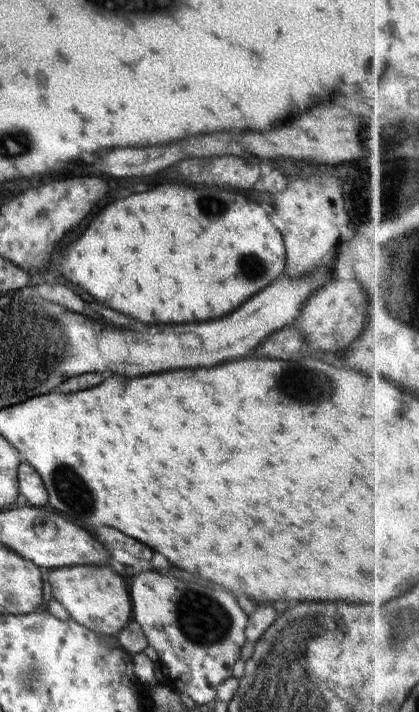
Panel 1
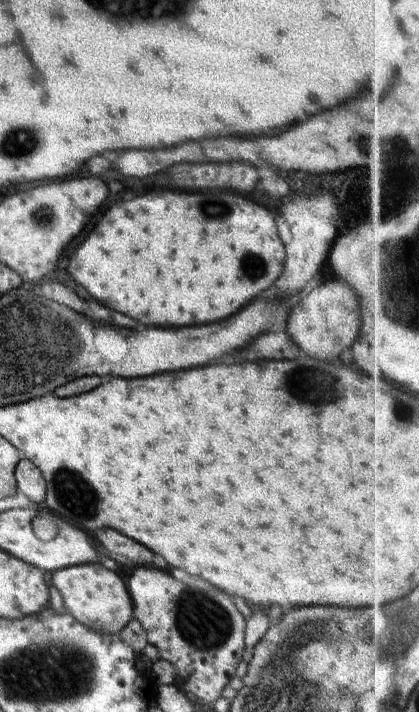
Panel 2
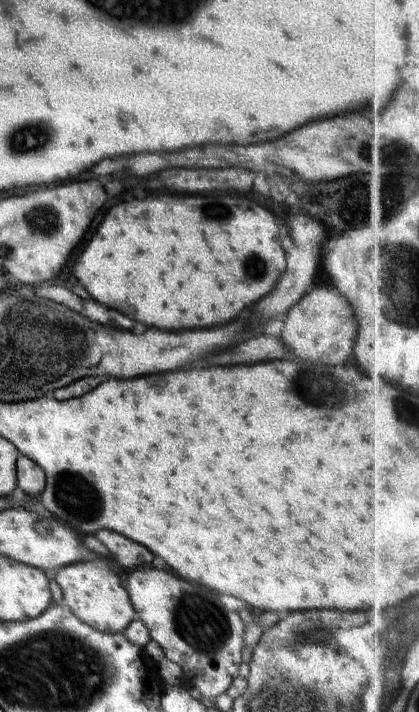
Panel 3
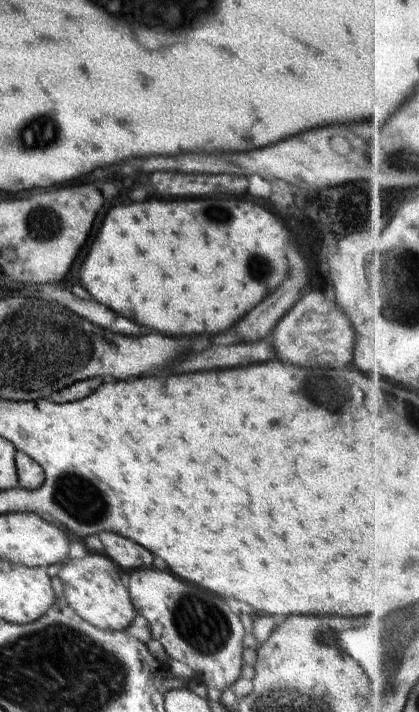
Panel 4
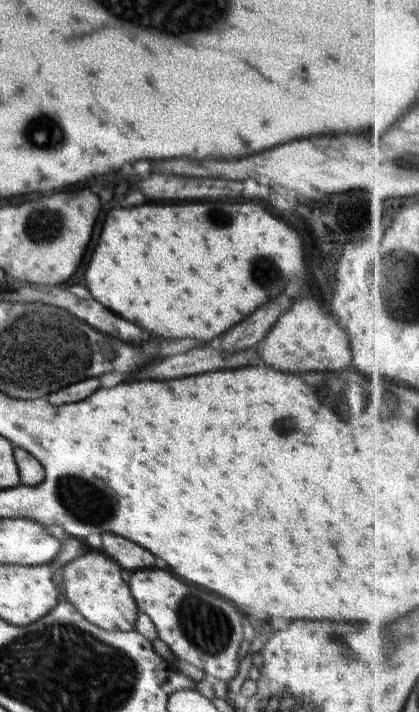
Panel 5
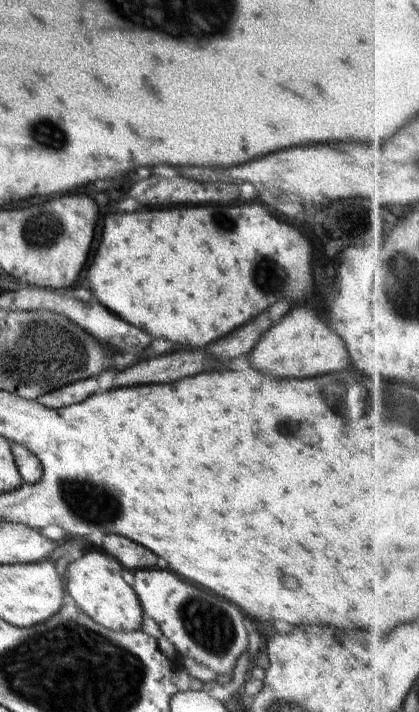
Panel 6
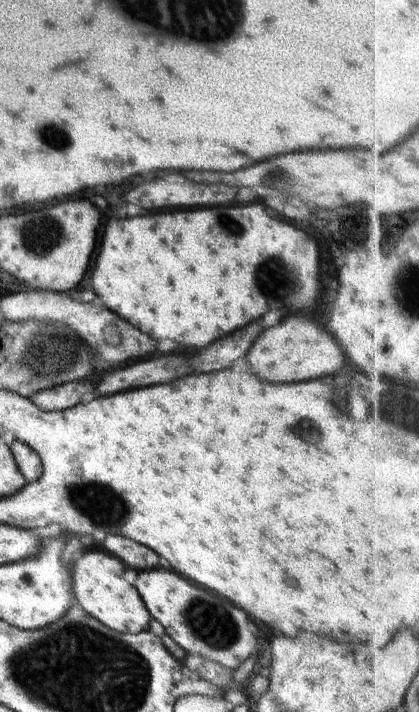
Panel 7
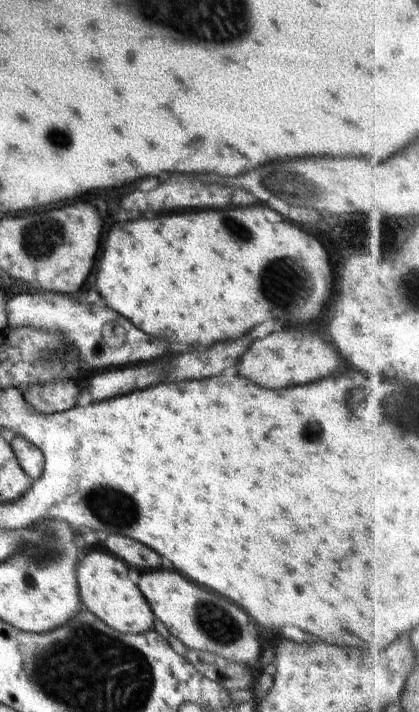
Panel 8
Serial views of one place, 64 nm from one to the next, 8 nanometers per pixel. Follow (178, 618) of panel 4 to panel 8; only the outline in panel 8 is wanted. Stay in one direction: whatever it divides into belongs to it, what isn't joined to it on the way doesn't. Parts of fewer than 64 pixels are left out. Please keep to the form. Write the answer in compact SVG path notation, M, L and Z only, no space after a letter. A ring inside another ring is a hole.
M164 568L141 573L140 580L135 585L148 601L154 616L162 624L165 624L168 632L179 641L182 641L182 644L188 650L210 651L235 663L255 664L260 654L260 645L256 634L252 630L252 620L249 614L246 614L242 608L238 610L238 606L232 604L230 600L226 600L225 596L197 585L178 571L172 570L170 572L170 570Z

